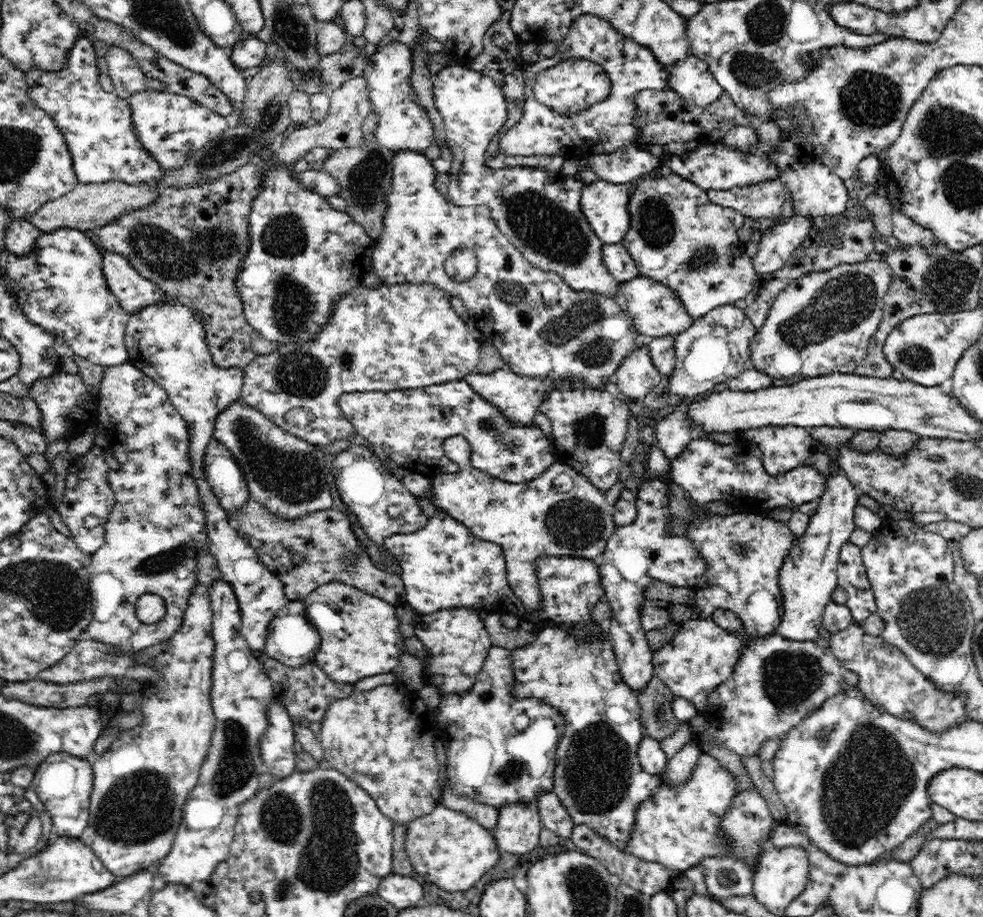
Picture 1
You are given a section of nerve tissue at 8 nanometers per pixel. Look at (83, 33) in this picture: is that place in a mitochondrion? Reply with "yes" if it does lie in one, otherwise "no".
no

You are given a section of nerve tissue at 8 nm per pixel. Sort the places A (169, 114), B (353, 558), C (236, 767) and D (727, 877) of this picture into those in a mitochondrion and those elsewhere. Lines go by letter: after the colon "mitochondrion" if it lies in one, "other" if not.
A: other
B: mitochondrion
C: mitochondrion
D: mitochondrion

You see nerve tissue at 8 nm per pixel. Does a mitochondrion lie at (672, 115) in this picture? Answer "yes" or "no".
no

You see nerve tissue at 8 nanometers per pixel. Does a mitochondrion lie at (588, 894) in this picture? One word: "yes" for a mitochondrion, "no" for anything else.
yes

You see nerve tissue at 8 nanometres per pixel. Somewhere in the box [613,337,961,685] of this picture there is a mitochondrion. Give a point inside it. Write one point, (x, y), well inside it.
(916, 357)

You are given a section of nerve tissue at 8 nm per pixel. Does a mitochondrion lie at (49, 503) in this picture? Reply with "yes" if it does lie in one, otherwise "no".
no

